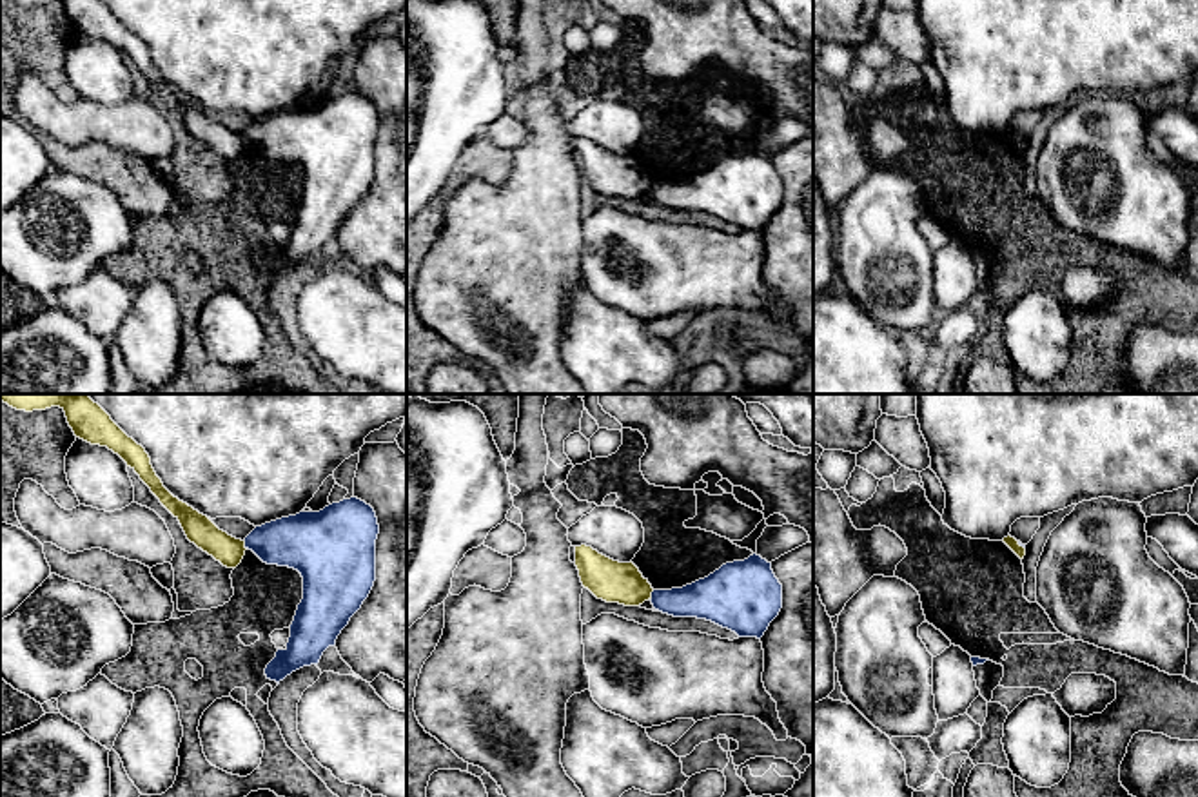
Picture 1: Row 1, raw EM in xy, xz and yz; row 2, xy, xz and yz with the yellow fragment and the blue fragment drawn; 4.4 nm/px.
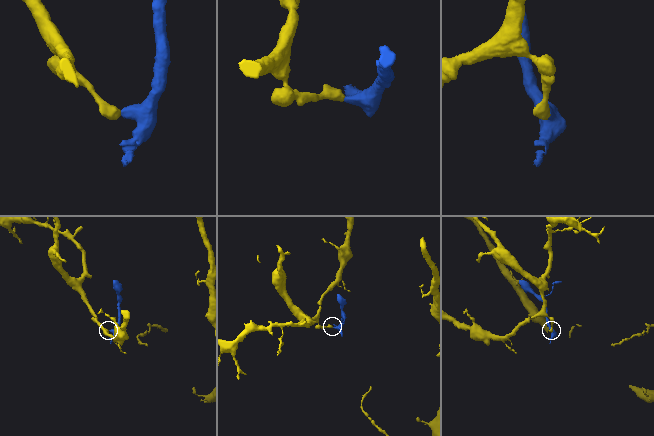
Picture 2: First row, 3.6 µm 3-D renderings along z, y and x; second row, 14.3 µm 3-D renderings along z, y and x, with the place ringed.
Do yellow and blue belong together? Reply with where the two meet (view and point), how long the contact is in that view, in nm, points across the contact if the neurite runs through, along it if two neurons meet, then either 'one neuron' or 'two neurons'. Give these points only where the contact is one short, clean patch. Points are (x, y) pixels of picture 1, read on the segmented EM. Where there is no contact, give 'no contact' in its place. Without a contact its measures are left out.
meets yellow in xz at (650, 596); contact 50 nm long; border along xz (654, 590), (650, 600); two neurons

